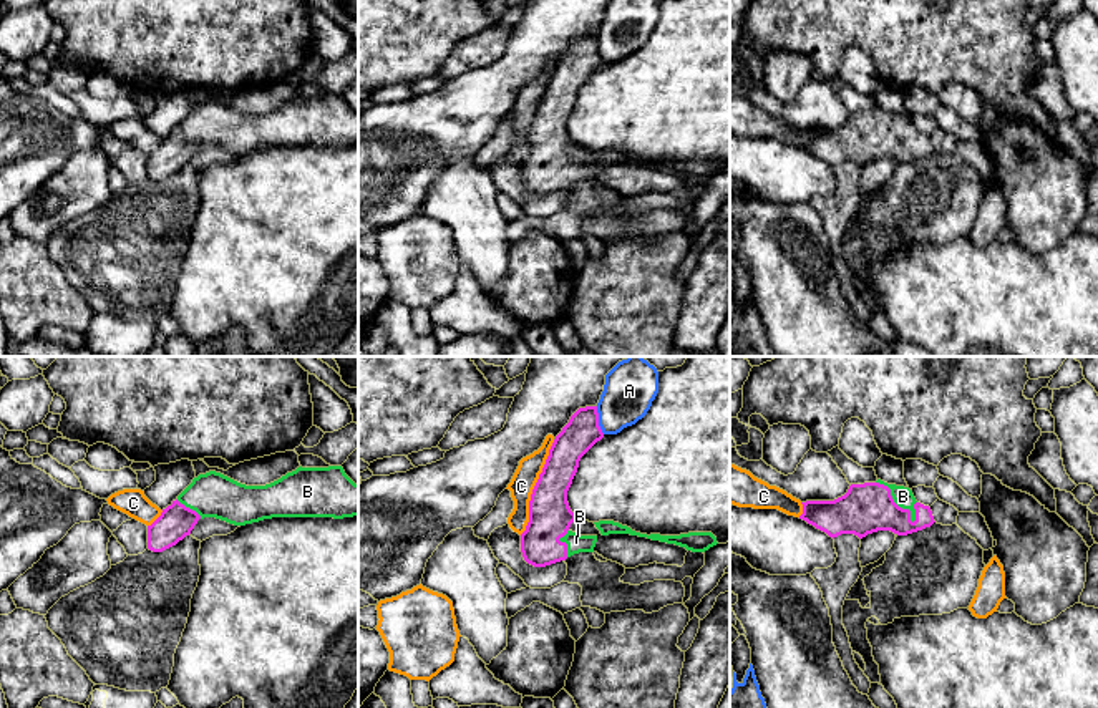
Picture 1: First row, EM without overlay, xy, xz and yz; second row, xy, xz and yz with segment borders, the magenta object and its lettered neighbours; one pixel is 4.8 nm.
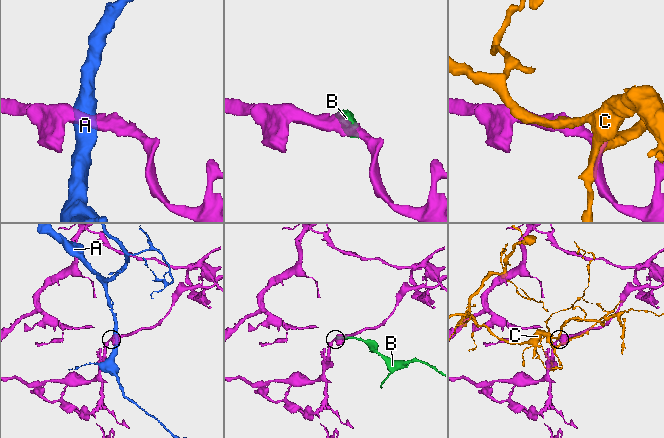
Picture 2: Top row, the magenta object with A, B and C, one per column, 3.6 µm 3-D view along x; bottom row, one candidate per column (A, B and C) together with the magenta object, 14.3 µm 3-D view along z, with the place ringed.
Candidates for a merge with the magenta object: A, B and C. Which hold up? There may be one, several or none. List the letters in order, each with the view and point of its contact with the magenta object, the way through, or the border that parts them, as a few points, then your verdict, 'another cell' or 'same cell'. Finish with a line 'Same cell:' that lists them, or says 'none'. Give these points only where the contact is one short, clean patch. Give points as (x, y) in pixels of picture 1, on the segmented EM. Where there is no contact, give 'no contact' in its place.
A: meets magenta in xz at (597, 420); another cell
B: meets magenta in yz at (894, 503); runs through yz (868, 508), (894, 503), (903, 496); same cell
C: meets magenta in xz at (534, 488); another cell
Same cell: B

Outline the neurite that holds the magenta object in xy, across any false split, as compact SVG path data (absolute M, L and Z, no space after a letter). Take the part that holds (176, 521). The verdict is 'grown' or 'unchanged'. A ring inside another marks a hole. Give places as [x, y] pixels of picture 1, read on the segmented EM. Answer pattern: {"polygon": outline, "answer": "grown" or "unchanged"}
{"polygon": "M342 466L297 468L265 486L245 486L221 473L199 474L148 526L148 549L163 552L191 534L199 519L245 526L272 517L358 516L358 484Z", "answer": "grown"}

